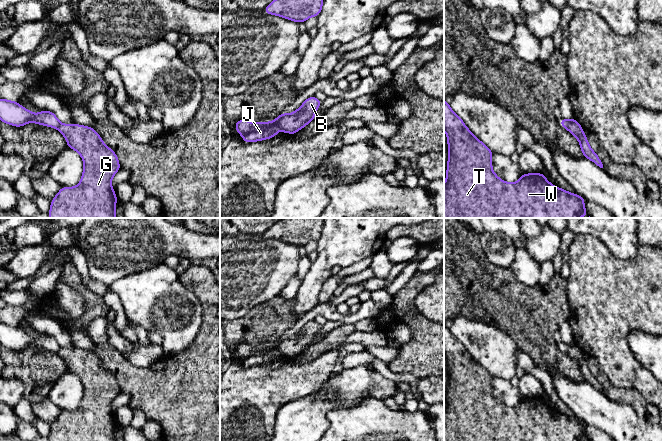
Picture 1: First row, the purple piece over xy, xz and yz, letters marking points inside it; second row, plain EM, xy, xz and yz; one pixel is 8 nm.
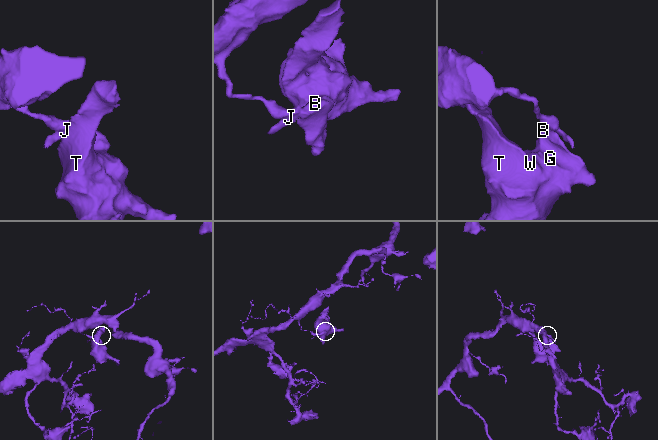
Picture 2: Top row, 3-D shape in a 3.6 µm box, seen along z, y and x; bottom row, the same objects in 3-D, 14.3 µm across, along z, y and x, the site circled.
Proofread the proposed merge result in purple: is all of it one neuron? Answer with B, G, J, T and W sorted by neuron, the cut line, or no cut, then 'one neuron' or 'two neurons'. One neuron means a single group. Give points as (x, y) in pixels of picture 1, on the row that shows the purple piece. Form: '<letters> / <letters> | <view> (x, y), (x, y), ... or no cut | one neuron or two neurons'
B G T W / J | xz (285, 114), (279, 121), (278, 126) | two neurons

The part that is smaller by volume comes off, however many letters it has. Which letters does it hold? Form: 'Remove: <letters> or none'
Remove: B, G, T, W

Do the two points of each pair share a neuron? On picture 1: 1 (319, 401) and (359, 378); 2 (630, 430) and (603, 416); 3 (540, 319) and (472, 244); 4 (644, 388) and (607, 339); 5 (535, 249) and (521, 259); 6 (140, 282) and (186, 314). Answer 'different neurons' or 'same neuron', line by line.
1: same neuron
2: same neuron
3: same neuron
4: different neurons
5: different neurons
6: same neuron

